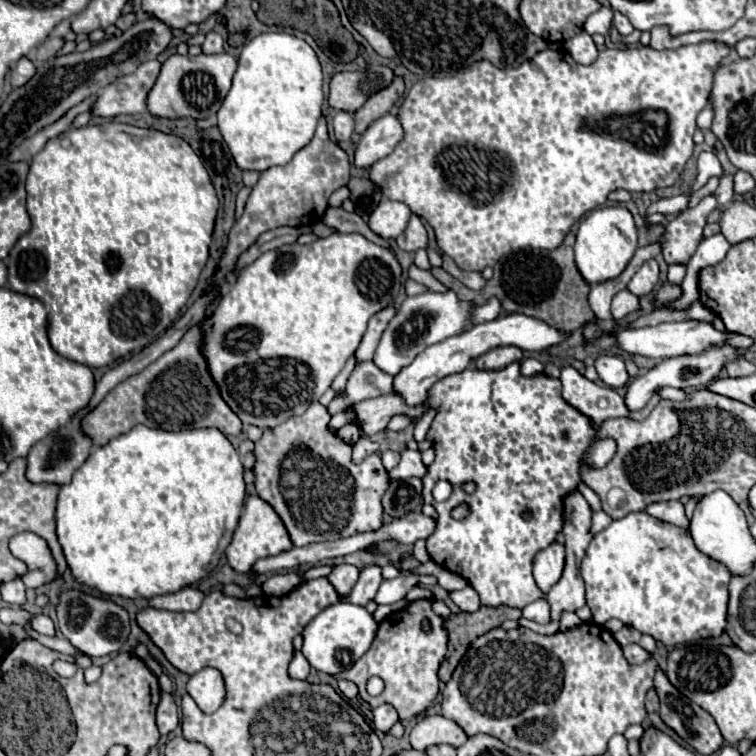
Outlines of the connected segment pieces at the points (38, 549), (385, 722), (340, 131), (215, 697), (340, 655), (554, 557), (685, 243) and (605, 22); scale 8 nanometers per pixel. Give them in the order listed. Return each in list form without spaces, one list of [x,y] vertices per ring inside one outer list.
[[[20,532],[10,540],[10,552],[28,566],[28,572],[22,576],[26,588],[40,588],[40,586],[48,586],[48,584],[60,580],[54,556],[52,556],[52,552],[50,552],[50,548],[42,536],[34,534],[34,532]]]
[[[382,704],[382,706],[374,708],[374,726],[376,726],[376,730],[388,732],[396,722],[398,722],[398,712],[396,712],[394,706]]]
[[[338,112],[334,116],[334,136],[338,142],[346,142],[350,140],[354,132],[354,118],[350,112]]]
[[[202,668],[200,672],[192,674],[186,688],[204,712],[214,712],[226,694],[222,674],[216,668]]]
[[[338,602],[334,606],[328,606],[326,610],[322,610],[322,614],[318,614],[314,620],[308,622],[308,626],[302,632],[304,636],[302,654],[306,656],[312,668],[334,676],[354,666],[354,662],[370,648],[376,630],[378,630],[378,622],[372,618],[372,614],[366,612],[366,608]]]
[[[552,542],[548,548],[540,550],[534,556],[532,574],[538,588],[544,594],[548,594],[550,586],[554,586],[554,582],[558,582],[558,578],[562,576],[562,562],[564,562],[564,546],[558,542]]]
[[[708,196],[700,200],[696,208],[686,208],[678,216],[674,216],[666,226],[660,236],[660,246],[662,246],[662,256],[664,262],[670,264],[688,264],[688,260],[694,256],[706,224],[708,214],[718,206],[714,196]]]
[[[604,6],[602,10],[598,10],[598,12],[594,12],[594,14],[590,14],[590,16],[586,18],[586,22],[584,22],[584,32],[606,36],[608,30],[610,30],[610,22],[612,22],[612,10]]]

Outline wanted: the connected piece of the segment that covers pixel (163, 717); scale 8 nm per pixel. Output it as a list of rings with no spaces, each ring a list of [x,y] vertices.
[[[162,694],[162,700],[156,708],[156,726],[162,736],[170,734],[178,726],[178,708],[172,694]]]

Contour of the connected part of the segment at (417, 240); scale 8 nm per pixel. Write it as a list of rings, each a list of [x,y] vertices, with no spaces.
[[[418,216],[410,218],[408,228],[396,238],[396,244],[398,244],[398,248],[402,248],[406,252],[416,252],[416,250],[428,246],[428,232]]]

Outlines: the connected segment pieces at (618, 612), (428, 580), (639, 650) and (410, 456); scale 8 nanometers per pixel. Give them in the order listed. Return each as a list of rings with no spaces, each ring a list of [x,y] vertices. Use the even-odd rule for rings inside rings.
[[[632,512],[626,518],[614,520],[604,532],[598,534],[598,542],[592,542],[582,560],[582,576],[586,582],[586,602],[592,610],[594,624],[604,624],[610,618],[622,620],[626,626],[638,632],[654,636],[666,646],[690,644],[700,638],[720,636],[726,628],[726,602],[730,572],[712,558],[702,554],[686,528],[662,522],[646,512]]]
[[[418,574],[398,576],[398,578],[392,578],[392,580],[384,580],[380,584],[380,592],[376,594],[376,602],[380,602],[380,604],[394,604],[394,602],[402,600],[408,594],[408,590],[412,590],[418,584],[429,587],[437,583],[434,576]]]
[[[628,644],[624,646],[624,658],[628,660],[628,664],[642,664],[652,656],[640,644]]]
[[[404,450],[400,464],[388,472],[388,480],[394,482],[394,480],[410,478],[410,476],[420,478],[424,474],[426,474],[426,466],[420,460],[420,452],[418,450]]]

